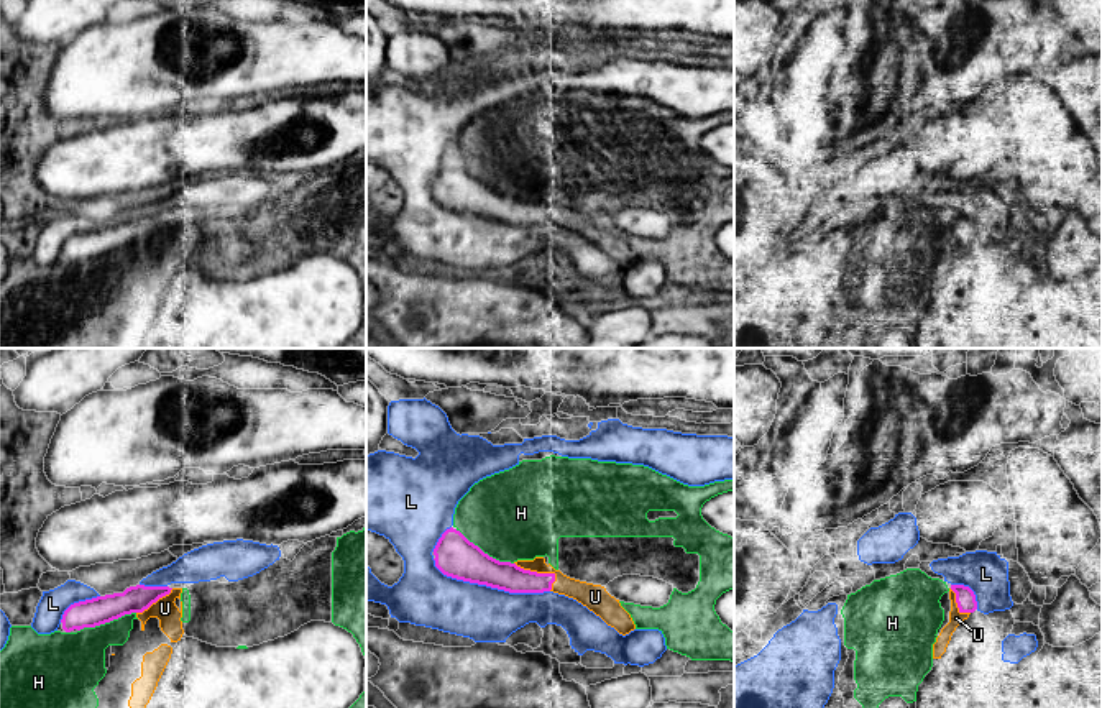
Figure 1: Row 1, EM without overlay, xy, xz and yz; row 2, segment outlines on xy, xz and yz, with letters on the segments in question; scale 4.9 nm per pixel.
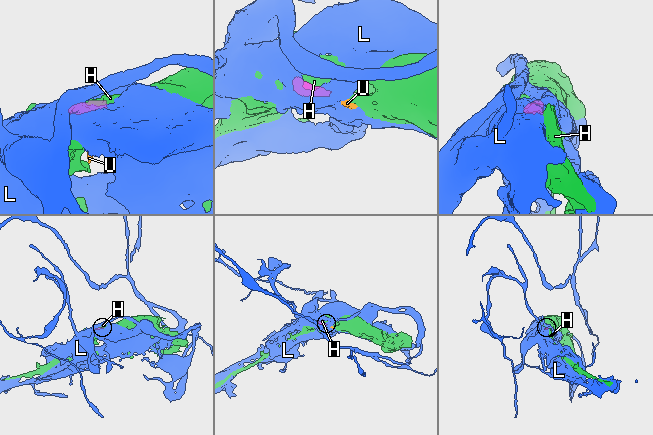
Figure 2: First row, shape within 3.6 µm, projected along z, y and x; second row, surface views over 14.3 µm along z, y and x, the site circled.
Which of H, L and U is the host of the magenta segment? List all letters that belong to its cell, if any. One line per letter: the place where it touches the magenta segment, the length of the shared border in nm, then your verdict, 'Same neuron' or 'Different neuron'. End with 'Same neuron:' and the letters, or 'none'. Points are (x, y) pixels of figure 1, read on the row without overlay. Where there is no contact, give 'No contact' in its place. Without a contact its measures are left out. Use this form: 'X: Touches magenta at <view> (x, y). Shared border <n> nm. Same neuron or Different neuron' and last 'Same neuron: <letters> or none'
H: Touches magenta at xy (105, 253). Shared border 300 nm. Different neuron
L: Touches magenta at xz (490, 217). Shared border 600 nm. Different neuron
U: Touches magenta at xz (541, 206). Shared border 240 nm. Same neuron
Same neuron: U

